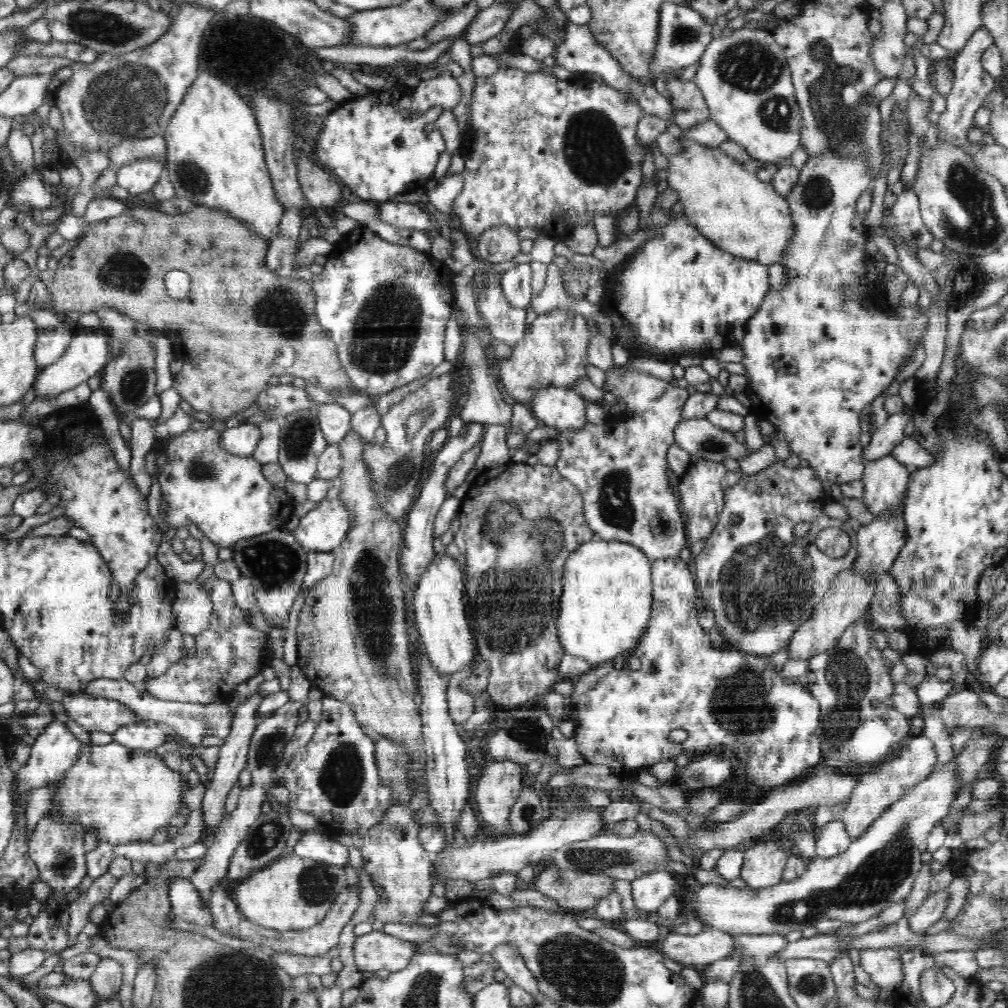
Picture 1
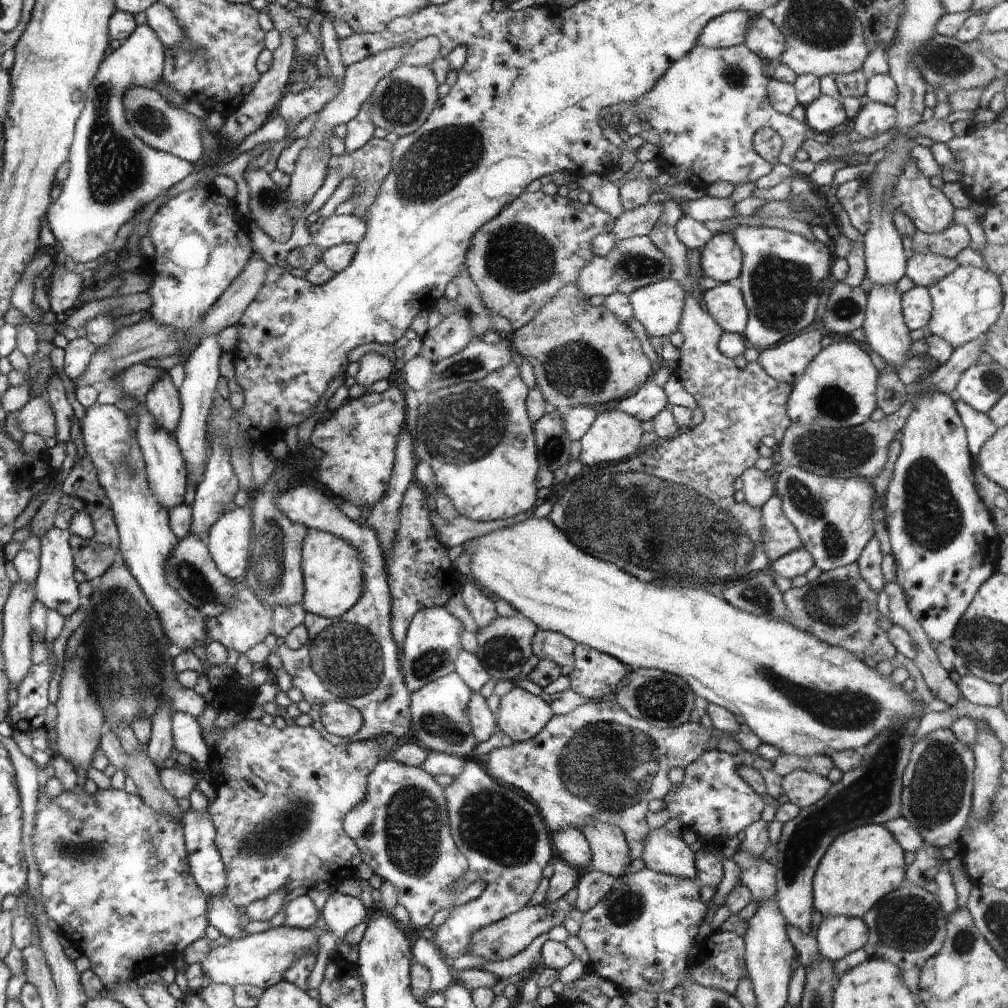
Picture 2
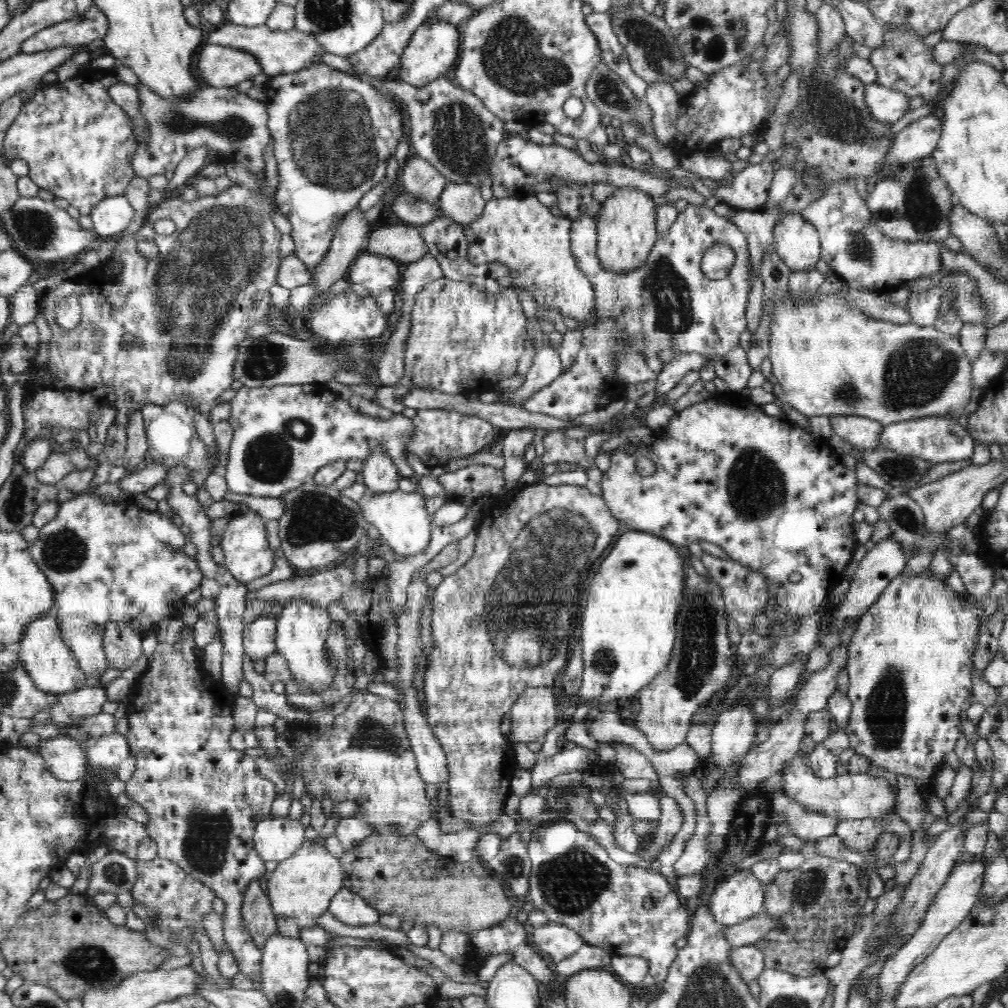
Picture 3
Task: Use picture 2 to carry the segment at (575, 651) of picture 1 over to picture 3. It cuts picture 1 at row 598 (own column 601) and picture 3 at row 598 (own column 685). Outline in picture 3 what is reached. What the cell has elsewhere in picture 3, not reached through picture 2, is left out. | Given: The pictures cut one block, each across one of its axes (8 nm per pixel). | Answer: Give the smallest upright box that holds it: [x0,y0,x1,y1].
[574,530,686,708]

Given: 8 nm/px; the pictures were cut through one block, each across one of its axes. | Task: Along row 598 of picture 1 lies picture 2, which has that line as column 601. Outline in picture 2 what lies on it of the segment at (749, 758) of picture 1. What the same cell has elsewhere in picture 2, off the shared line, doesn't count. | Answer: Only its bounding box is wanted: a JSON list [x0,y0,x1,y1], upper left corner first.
[571,644,631,701]

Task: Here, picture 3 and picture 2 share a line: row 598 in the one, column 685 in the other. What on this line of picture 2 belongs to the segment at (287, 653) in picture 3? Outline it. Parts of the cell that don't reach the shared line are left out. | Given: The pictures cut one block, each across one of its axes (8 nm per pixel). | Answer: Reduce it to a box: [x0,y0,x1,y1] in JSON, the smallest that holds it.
[628,279,686,337]

